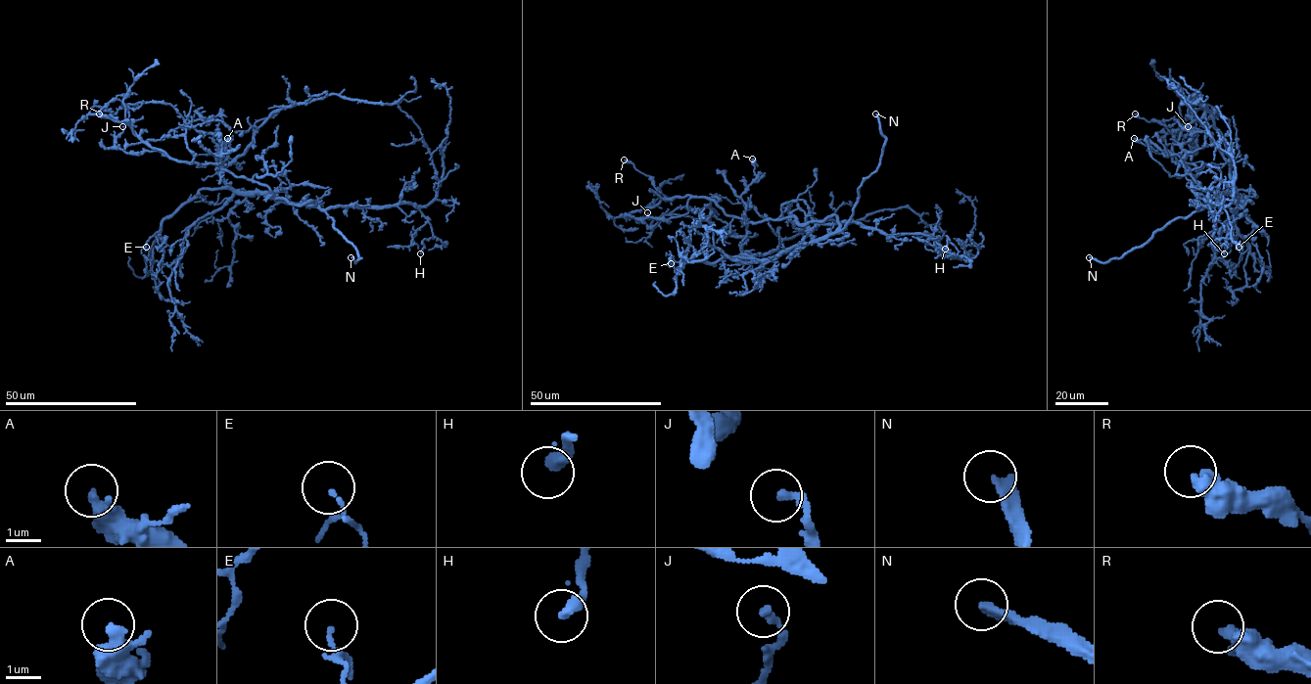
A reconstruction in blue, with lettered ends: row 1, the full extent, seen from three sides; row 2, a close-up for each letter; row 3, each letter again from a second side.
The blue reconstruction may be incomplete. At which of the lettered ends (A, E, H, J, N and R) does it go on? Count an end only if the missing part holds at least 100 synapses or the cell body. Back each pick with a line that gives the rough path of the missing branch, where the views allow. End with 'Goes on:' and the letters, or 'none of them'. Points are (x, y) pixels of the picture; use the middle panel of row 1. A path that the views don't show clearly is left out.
Goes on: N

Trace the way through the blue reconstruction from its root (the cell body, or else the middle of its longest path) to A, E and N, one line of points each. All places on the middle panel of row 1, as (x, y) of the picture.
A: (797, 245), (815, 225), (803, 200), (786, 202), (776, 219), (744, 218), (740, 195), (756, 177), (752, 159)
E: (797, 245), (767, 258), (722, 257), (712, 263), (685, 260), (676, 272), (671, 263)
N: (797, 245), (832, 235), (850, 218), (858, 189), (876, 169), (885, 144), (886, 137), (875, 114)

